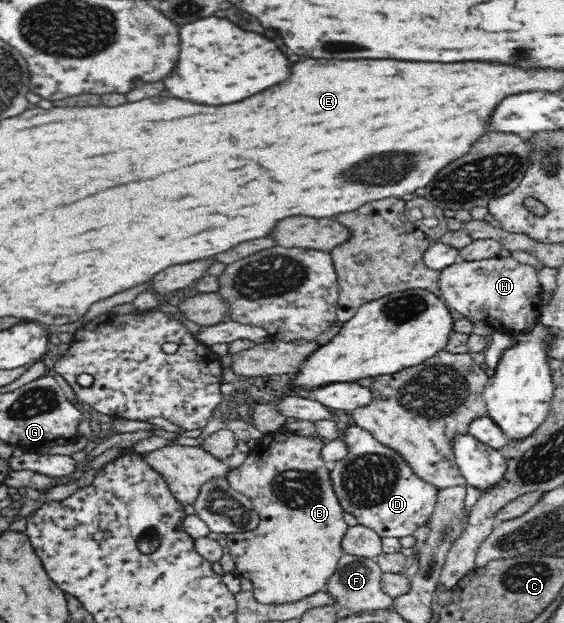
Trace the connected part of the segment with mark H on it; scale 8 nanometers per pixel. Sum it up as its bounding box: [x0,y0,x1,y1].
[439,257,542,334]

